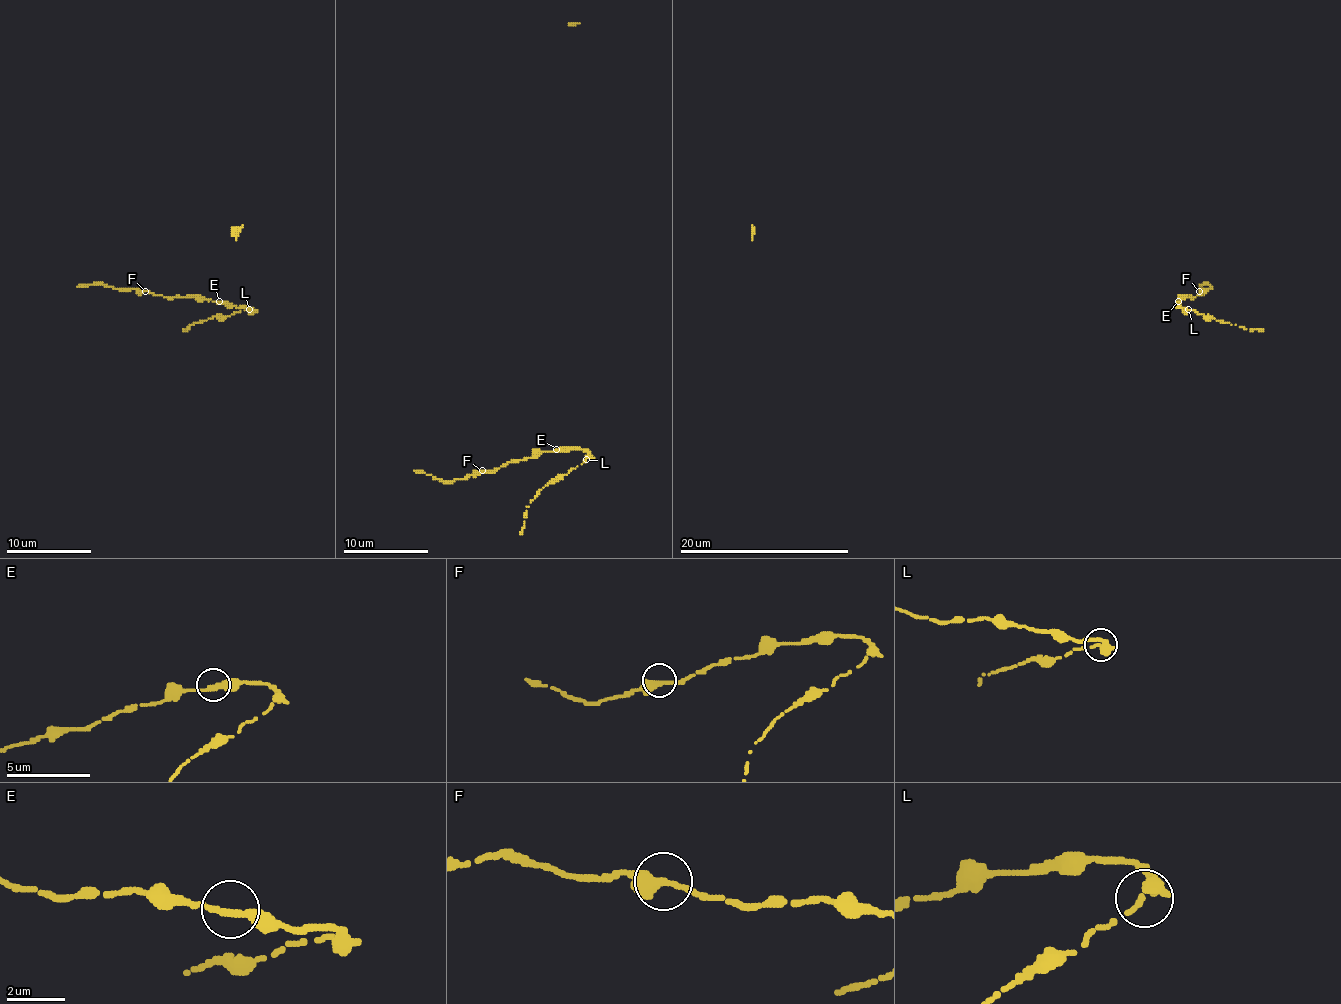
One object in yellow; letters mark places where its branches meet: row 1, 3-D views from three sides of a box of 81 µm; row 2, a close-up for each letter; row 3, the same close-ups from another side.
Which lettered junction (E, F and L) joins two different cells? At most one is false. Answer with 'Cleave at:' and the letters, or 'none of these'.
Cleave at: L

